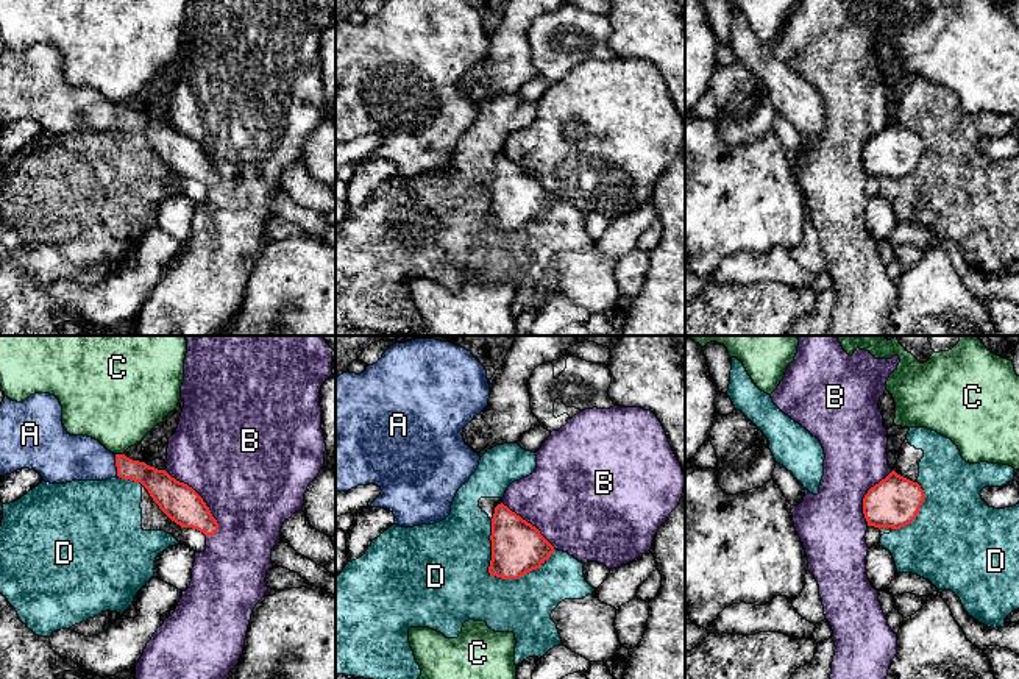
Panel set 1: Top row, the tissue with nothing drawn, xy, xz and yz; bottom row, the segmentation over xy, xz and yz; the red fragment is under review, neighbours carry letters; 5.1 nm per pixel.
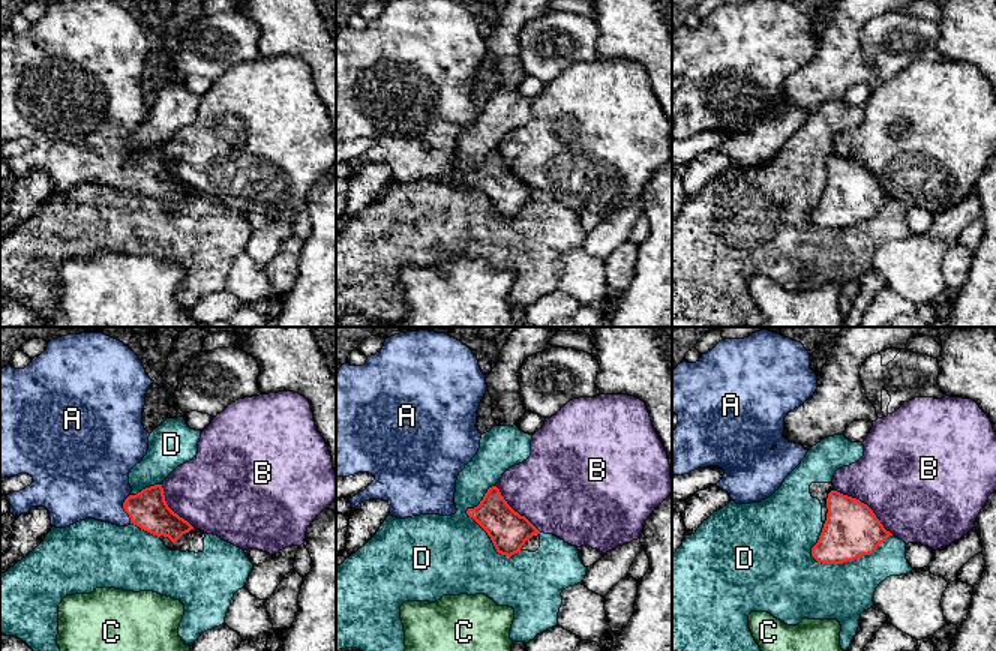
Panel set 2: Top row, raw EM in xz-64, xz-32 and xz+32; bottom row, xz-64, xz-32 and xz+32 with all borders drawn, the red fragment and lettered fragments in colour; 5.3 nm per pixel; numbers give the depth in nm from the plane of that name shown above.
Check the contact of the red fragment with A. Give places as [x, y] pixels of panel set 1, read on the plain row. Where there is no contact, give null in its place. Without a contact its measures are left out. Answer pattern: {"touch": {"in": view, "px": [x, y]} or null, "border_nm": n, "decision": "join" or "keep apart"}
{"touch": {"in": "xy", "px": [116, 116]}, "border_nm": 110, "decision": "join"}

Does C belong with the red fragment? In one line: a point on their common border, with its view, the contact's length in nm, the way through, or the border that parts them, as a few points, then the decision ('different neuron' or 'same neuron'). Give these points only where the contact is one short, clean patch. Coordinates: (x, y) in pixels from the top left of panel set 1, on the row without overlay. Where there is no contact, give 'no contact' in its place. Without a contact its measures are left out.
meets red in xy at (119, 105); contact 40 nm long; border along xy (116, 103), (122, 105); different neuron

